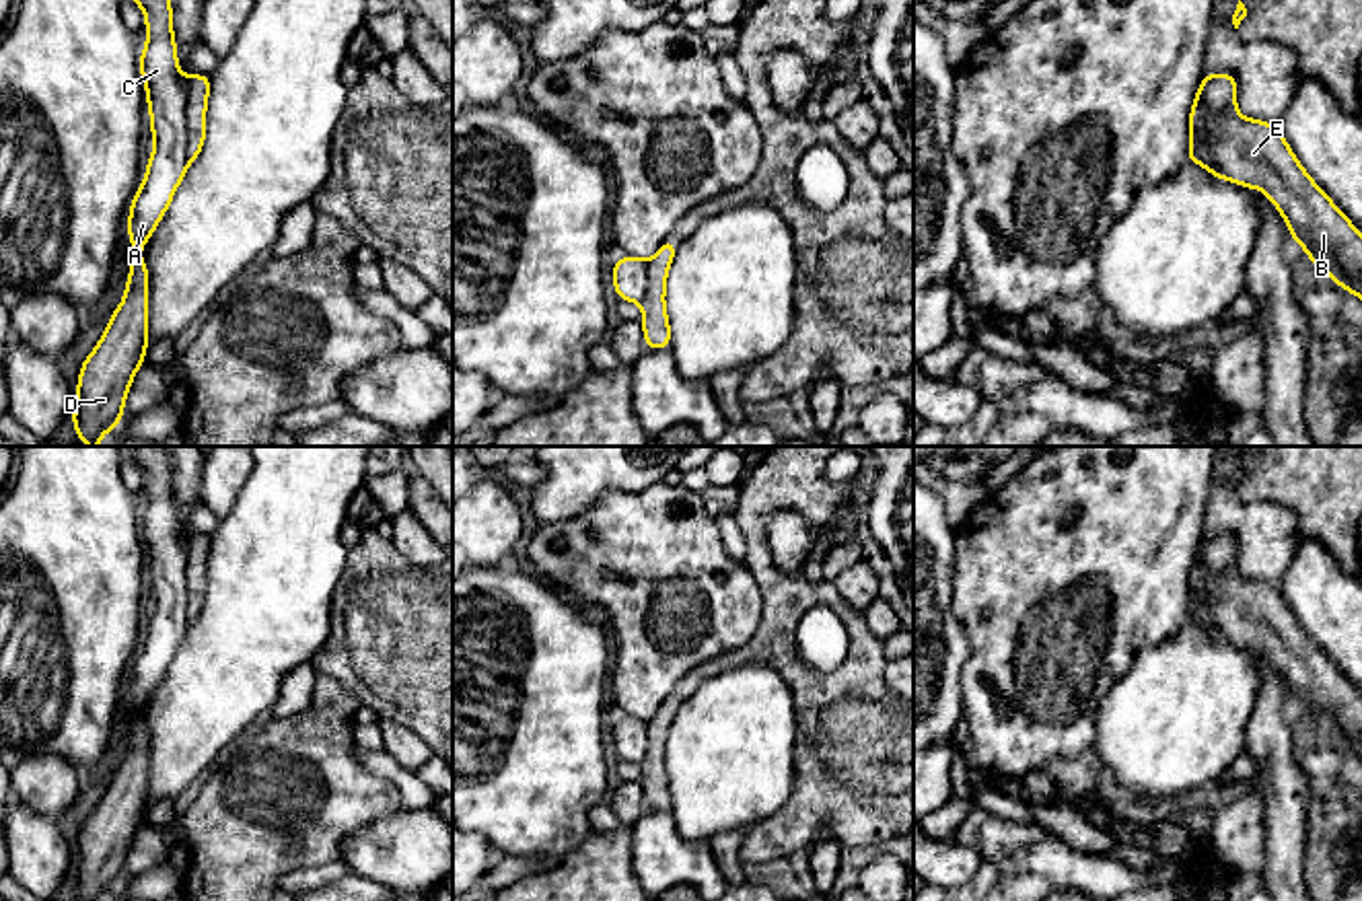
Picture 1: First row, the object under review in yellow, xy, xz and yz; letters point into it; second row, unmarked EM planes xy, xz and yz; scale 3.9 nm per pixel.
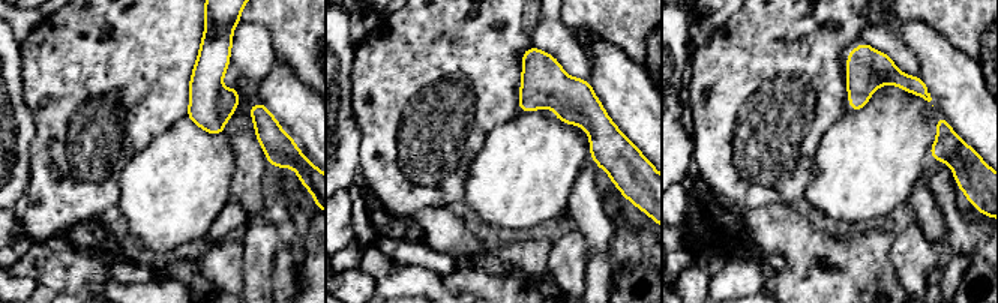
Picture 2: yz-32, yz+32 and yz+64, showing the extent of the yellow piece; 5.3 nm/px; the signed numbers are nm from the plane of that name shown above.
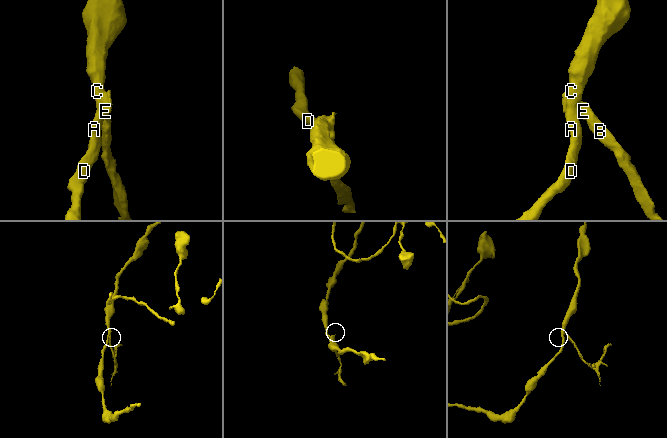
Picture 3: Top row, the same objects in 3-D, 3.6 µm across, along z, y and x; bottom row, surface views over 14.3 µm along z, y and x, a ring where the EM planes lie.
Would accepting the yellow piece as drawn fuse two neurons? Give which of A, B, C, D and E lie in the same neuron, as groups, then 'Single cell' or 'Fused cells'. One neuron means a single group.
Groups: A C D / B E. Fused cells

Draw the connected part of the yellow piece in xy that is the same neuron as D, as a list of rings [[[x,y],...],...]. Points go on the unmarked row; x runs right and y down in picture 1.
[[[130,446],[126,457],[138,463],[142,475],[148,475],[140,533],[156,607],[148,617],[144,644],[130,666],[132,724],[126,757],[101,802],[80,827],[72,874],[78,901],[101,901],[123,876],[126,856],[148,808],[148,728],[142,708],[163,681],[189,627],[185,617],[189,539],[179,533],[171,459],[165,446]]]

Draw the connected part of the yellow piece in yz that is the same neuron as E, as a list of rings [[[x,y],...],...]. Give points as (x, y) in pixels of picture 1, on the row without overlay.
[[[1197,551],[1189,574],[1187,623],[1206,619],[1236,646],[1263,650],[1311,724],[1362,761],[1362,693],[1309,638],[1280,588],[1243,580],[1232,566],[1216,580],[1212,597],[1195,605],[1191,599],[1206,584],[1208,568]]]

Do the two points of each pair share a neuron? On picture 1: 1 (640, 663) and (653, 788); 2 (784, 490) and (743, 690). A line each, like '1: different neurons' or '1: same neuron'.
1: different neurons
2: different neurons

